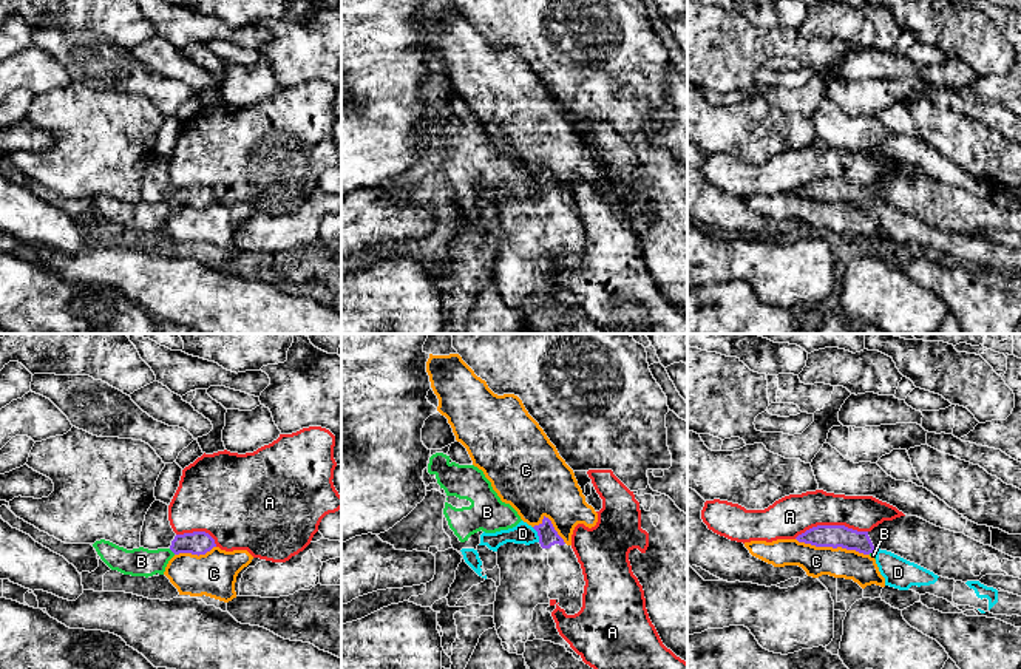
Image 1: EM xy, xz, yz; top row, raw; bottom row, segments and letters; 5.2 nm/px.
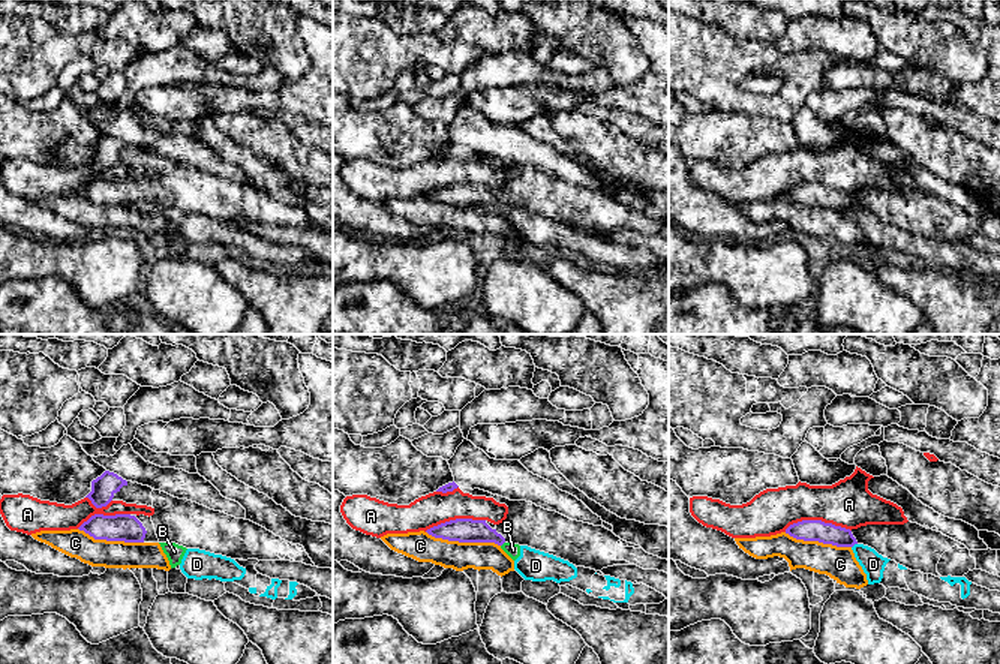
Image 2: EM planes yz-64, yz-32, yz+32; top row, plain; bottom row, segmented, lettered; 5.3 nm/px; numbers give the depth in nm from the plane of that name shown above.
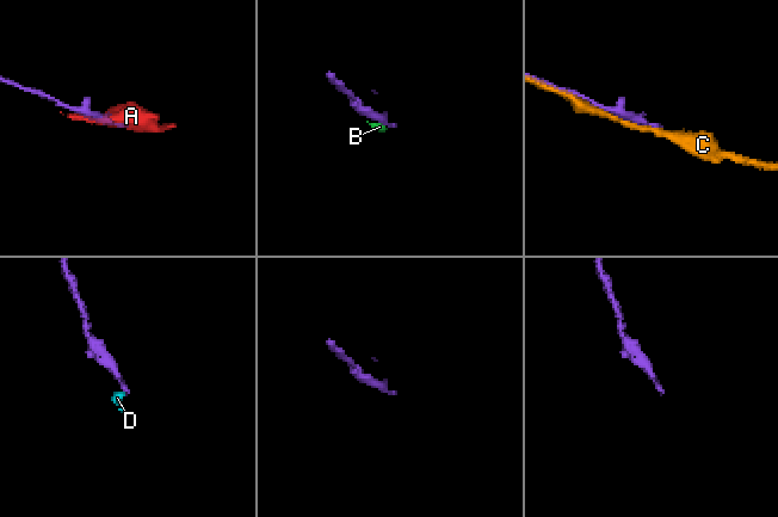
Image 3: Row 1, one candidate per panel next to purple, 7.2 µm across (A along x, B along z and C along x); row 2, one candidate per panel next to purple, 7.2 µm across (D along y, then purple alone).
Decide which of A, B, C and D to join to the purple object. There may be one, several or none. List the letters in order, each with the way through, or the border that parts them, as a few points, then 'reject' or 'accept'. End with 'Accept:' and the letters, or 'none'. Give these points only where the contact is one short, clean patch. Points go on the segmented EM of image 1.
A: reject
B: border along xy (169, 549), (175, 553); reject
C: reject
D: border along xz (532, 527), (539, 541); reject
Accept: none

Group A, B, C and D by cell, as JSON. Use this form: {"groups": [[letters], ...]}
{"groups": [["A"], ["B", "D"], ["C"]]}

